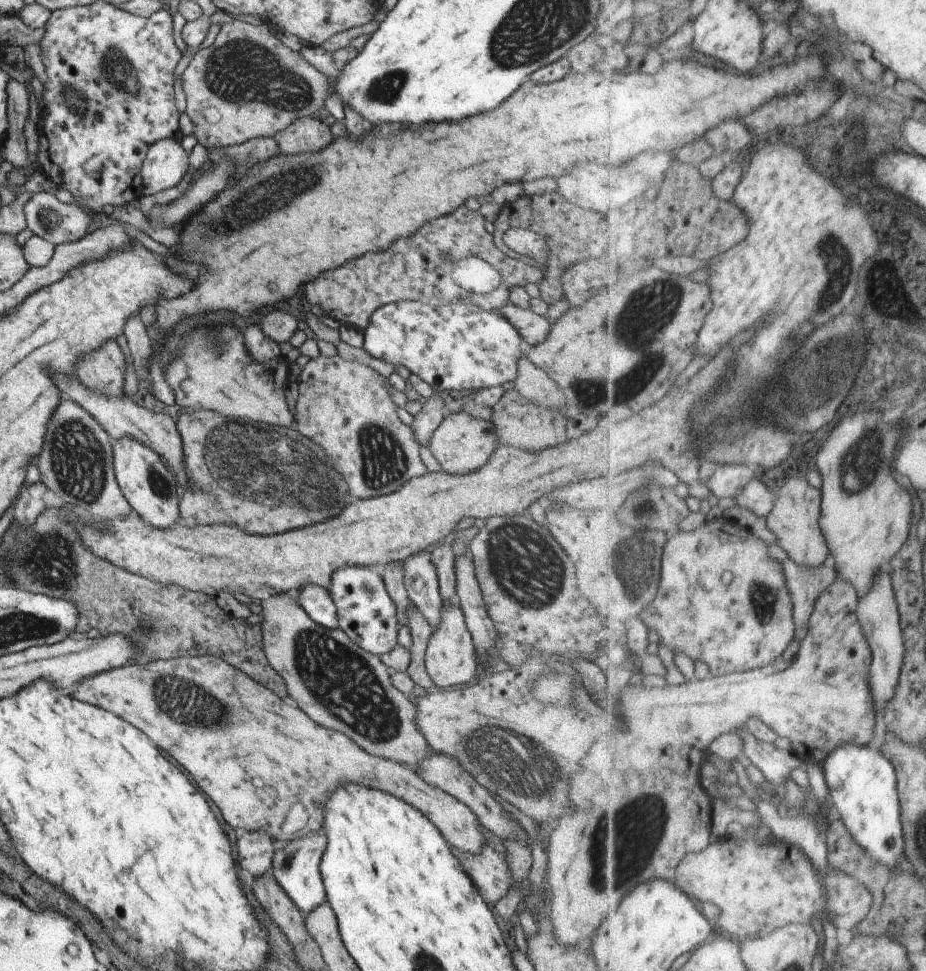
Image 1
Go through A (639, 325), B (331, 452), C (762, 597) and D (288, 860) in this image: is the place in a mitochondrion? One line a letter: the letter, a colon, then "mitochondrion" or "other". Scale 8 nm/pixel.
A: mitochondrion
B: mitochondrion
C: mitochondrion
D: mitochondrion

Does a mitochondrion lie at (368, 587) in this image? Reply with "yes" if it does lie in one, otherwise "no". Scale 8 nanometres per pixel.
yes

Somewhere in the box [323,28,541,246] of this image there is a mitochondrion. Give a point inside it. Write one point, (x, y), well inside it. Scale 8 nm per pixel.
(390, 85)

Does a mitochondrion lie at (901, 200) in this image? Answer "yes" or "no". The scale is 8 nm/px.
no

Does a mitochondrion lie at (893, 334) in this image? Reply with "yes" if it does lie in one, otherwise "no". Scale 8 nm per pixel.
yes

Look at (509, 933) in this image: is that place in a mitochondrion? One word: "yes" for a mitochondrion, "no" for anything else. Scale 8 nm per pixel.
no

